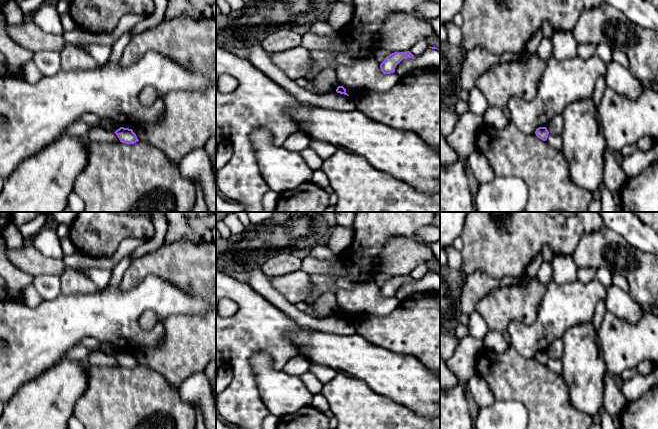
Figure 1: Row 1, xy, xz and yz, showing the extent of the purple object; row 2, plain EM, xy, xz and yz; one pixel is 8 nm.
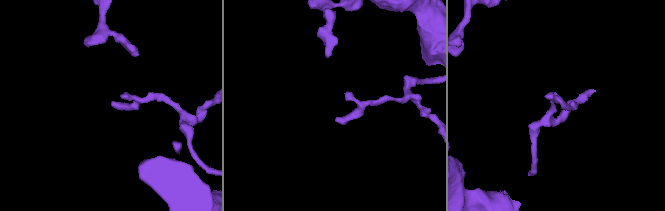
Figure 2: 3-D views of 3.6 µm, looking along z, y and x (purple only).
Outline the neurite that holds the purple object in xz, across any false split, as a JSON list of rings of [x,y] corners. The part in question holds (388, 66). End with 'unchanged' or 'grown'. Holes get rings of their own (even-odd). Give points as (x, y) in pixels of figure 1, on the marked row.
[[[410,51],[406,52],[394,52],[387,56],[380,64],[381,71],[384,74],[391,74],[395,72],[396,66],[406,58],[412,58],[414,55]]]; unchanged

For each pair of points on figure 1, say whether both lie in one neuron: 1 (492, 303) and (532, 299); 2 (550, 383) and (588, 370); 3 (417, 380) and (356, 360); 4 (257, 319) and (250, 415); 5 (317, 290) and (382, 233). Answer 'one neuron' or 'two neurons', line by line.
1: one neuron
2: two neurons
3: one neuron
4: one neuron
5: one neuron

